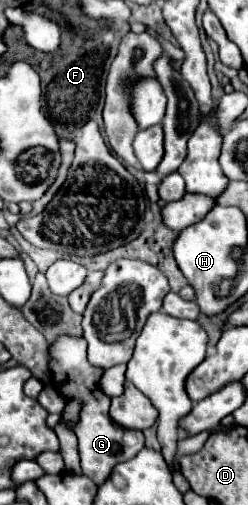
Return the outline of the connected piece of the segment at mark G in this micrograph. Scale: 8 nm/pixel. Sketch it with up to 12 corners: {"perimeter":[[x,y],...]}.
{"perimeter":[[58,336],[48,368],[66,400],[82,402],[72,432],[84,474],[102,484],[144,448],[140,430],[108,414],[104,370],[84,336]]}

